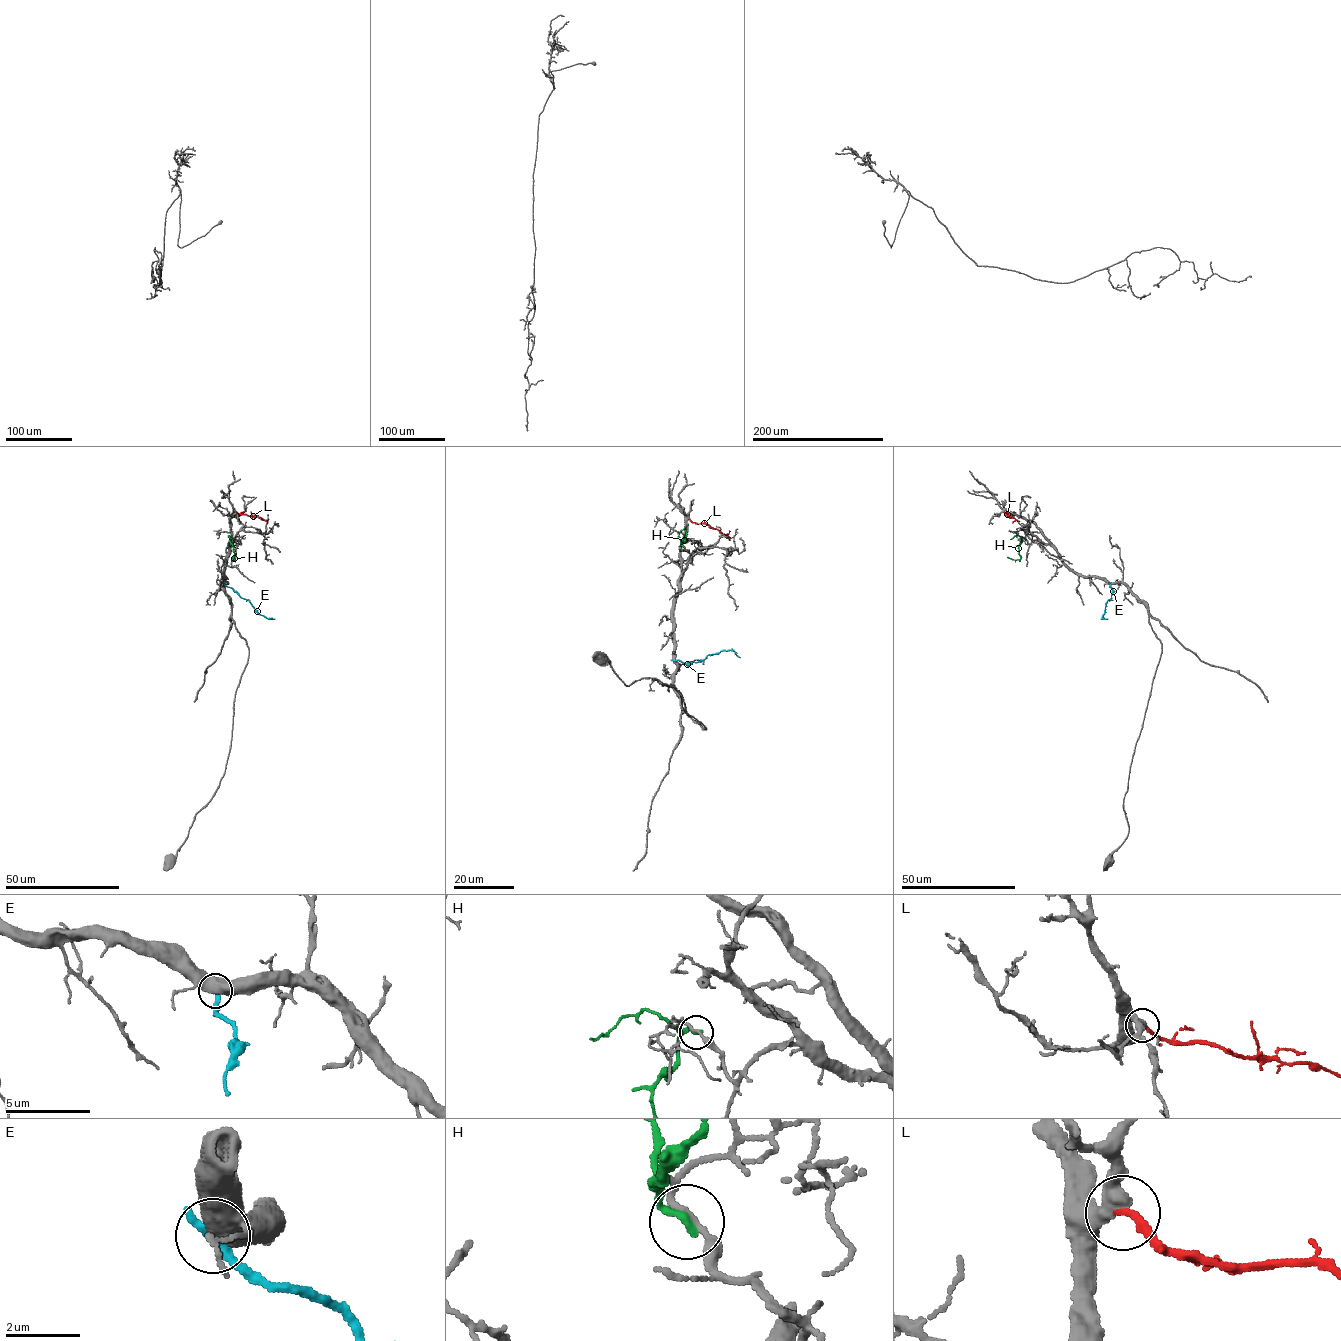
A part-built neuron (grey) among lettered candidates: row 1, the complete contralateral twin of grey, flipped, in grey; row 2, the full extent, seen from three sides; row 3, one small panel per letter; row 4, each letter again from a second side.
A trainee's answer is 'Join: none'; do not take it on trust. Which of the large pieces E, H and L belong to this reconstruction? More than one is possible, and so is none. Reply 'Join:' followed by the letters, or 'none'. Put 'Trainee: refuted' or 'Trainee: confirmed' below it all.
Join: L
Trainee: refuted

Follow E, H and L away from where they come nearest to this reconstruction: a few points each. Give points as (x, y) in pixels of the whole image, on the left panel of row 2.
E: (224, 584), (247, 599), (261, 615), (274, 618)
H: (232, 538), (229, 541), (234, 560), (236, 557)
L: (236, 512), (267, 521)

